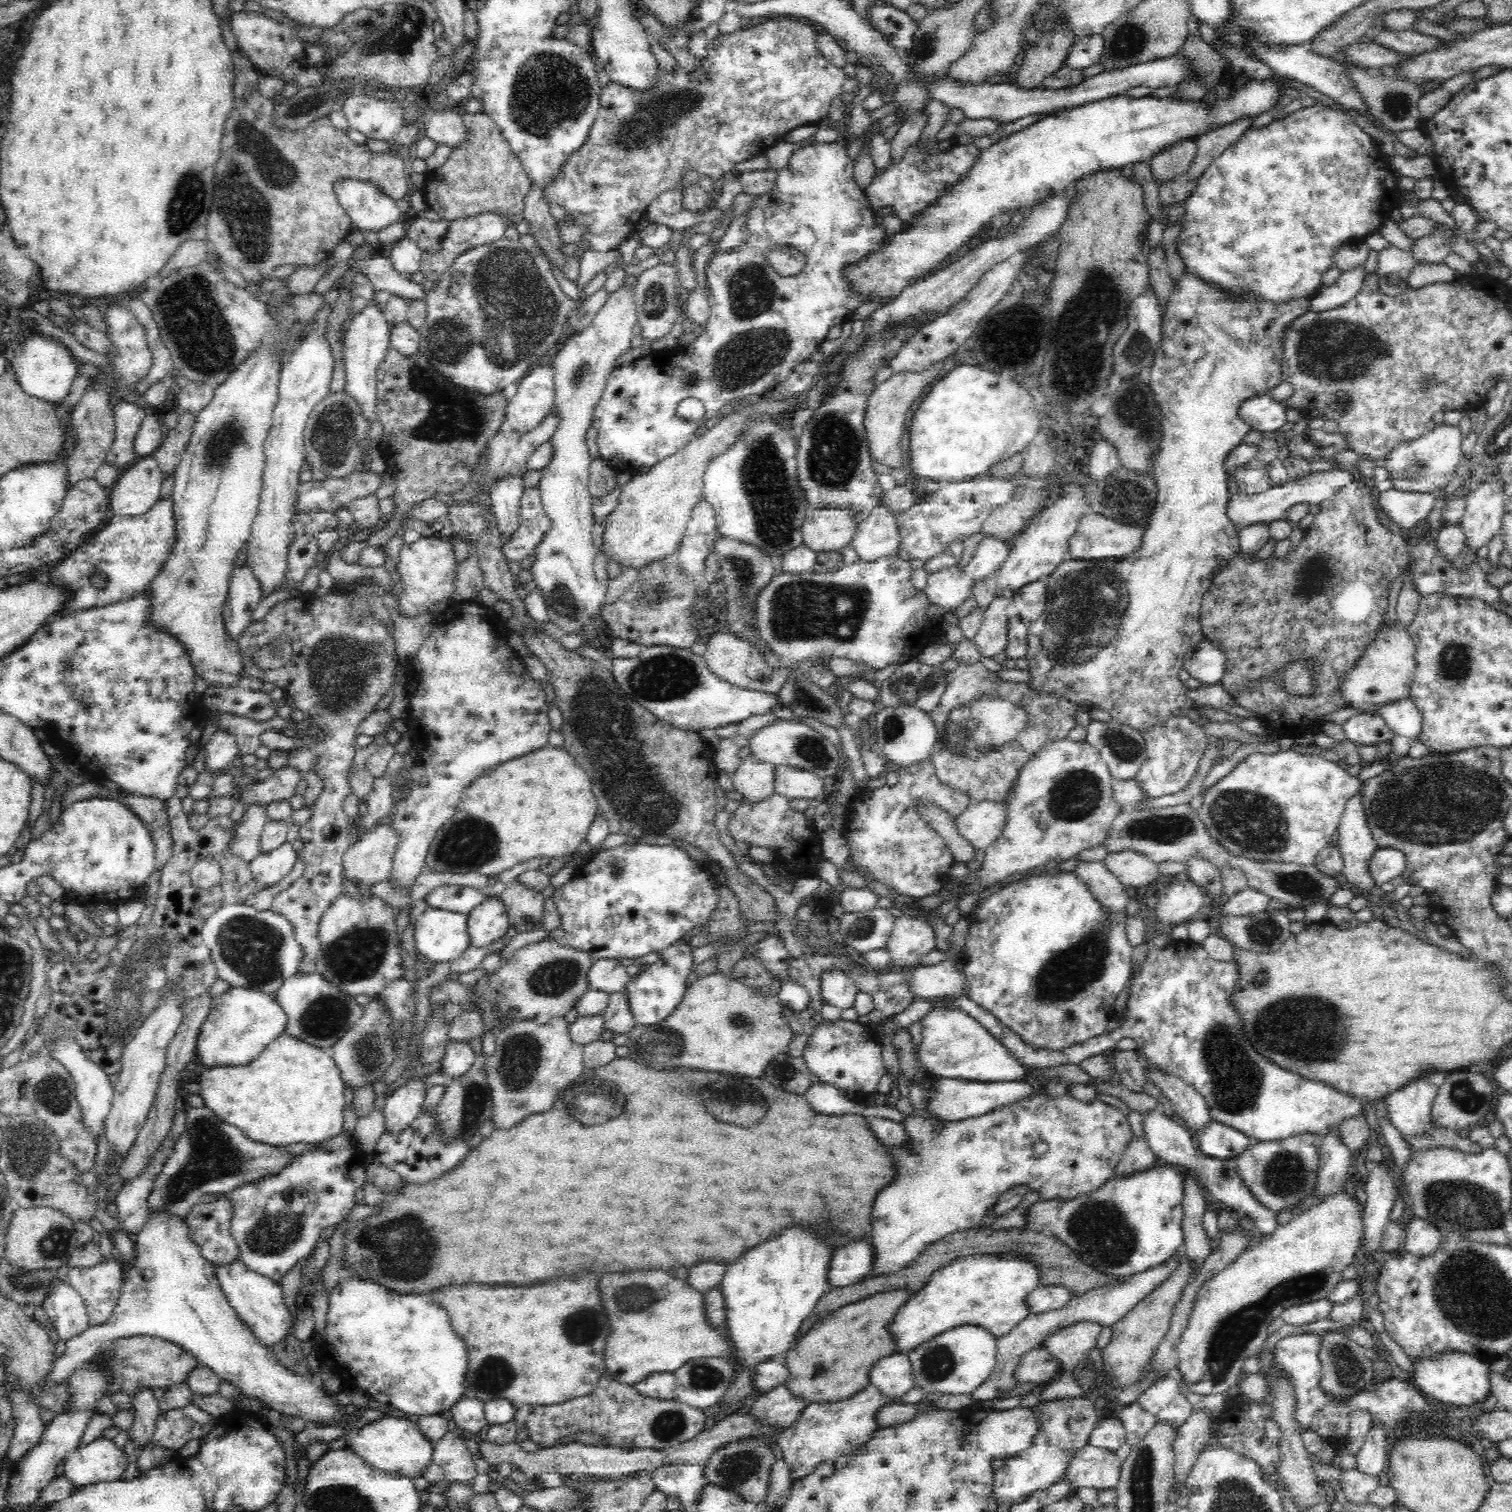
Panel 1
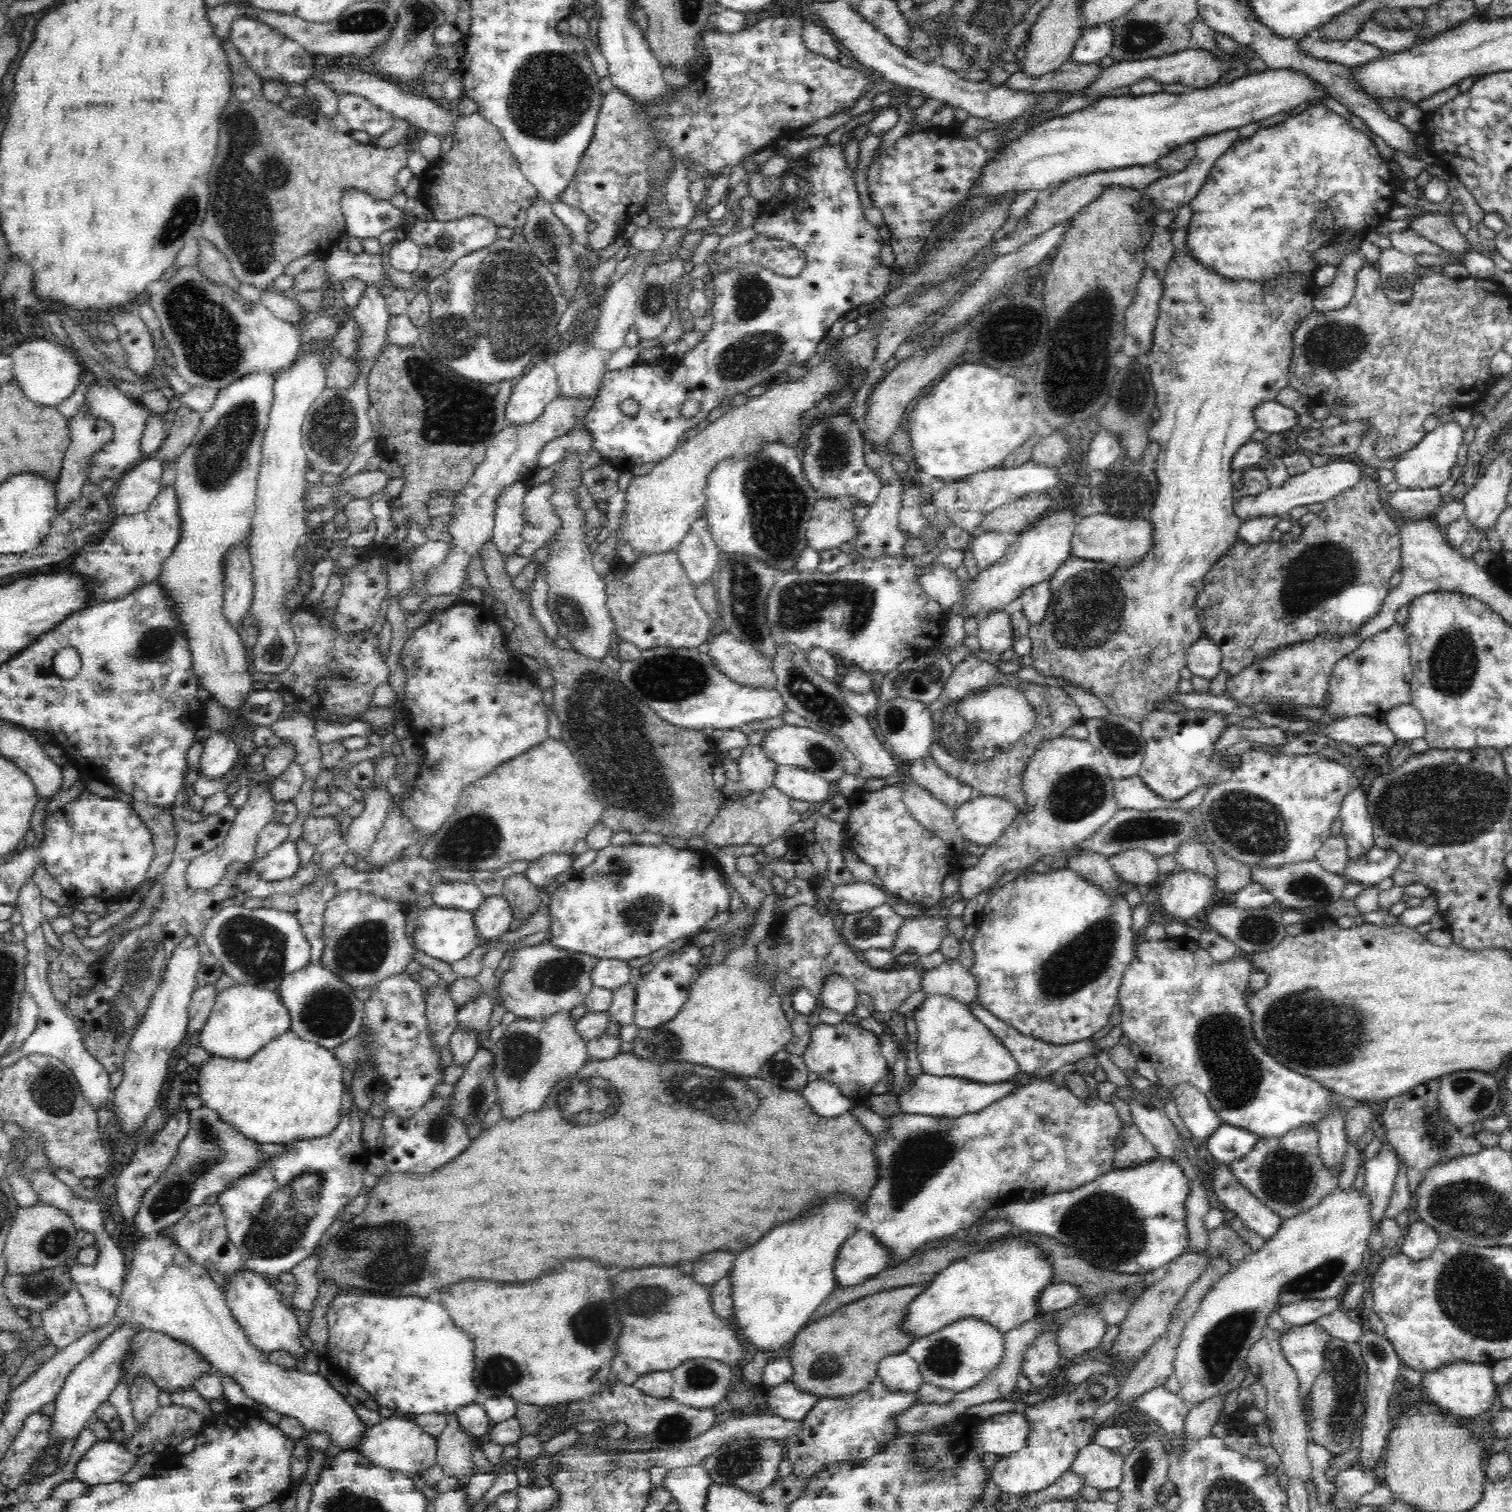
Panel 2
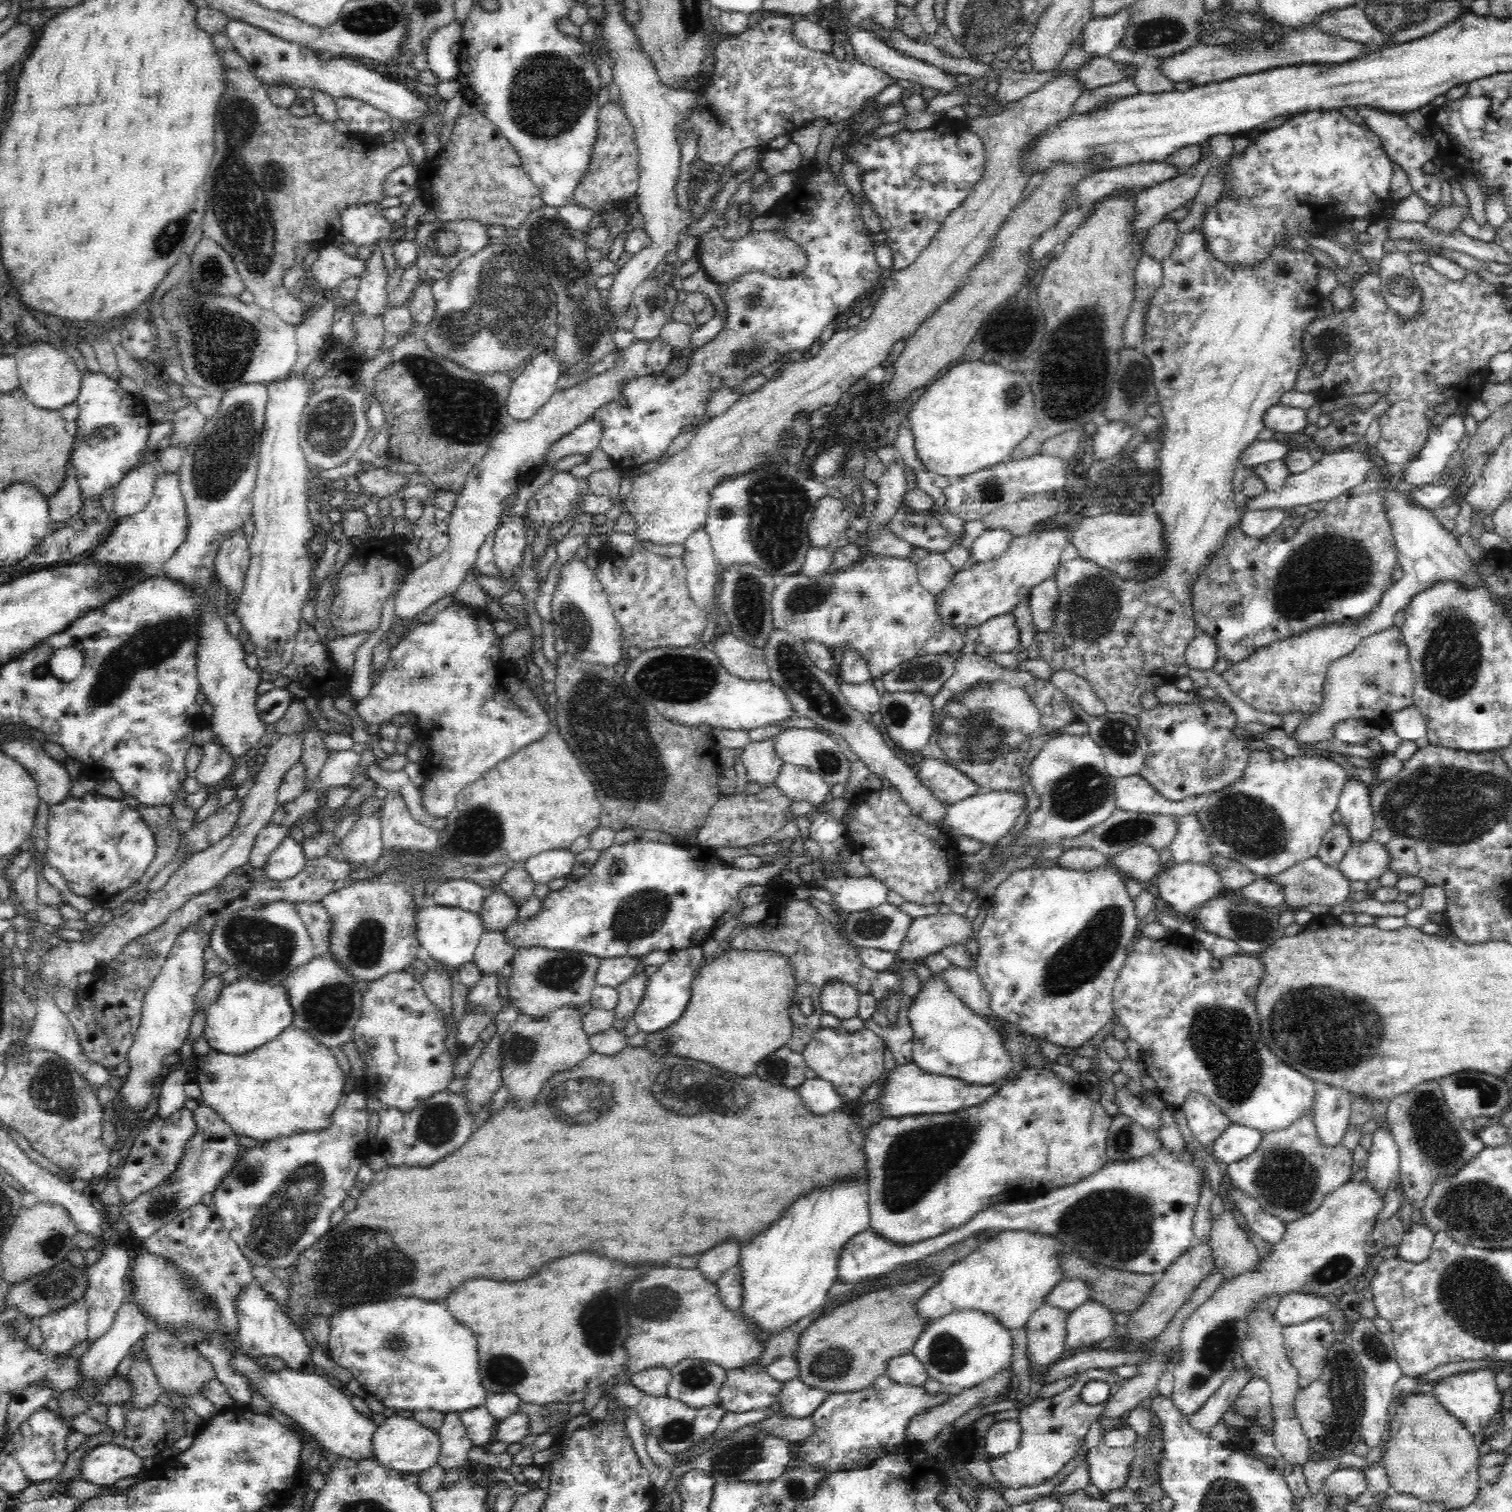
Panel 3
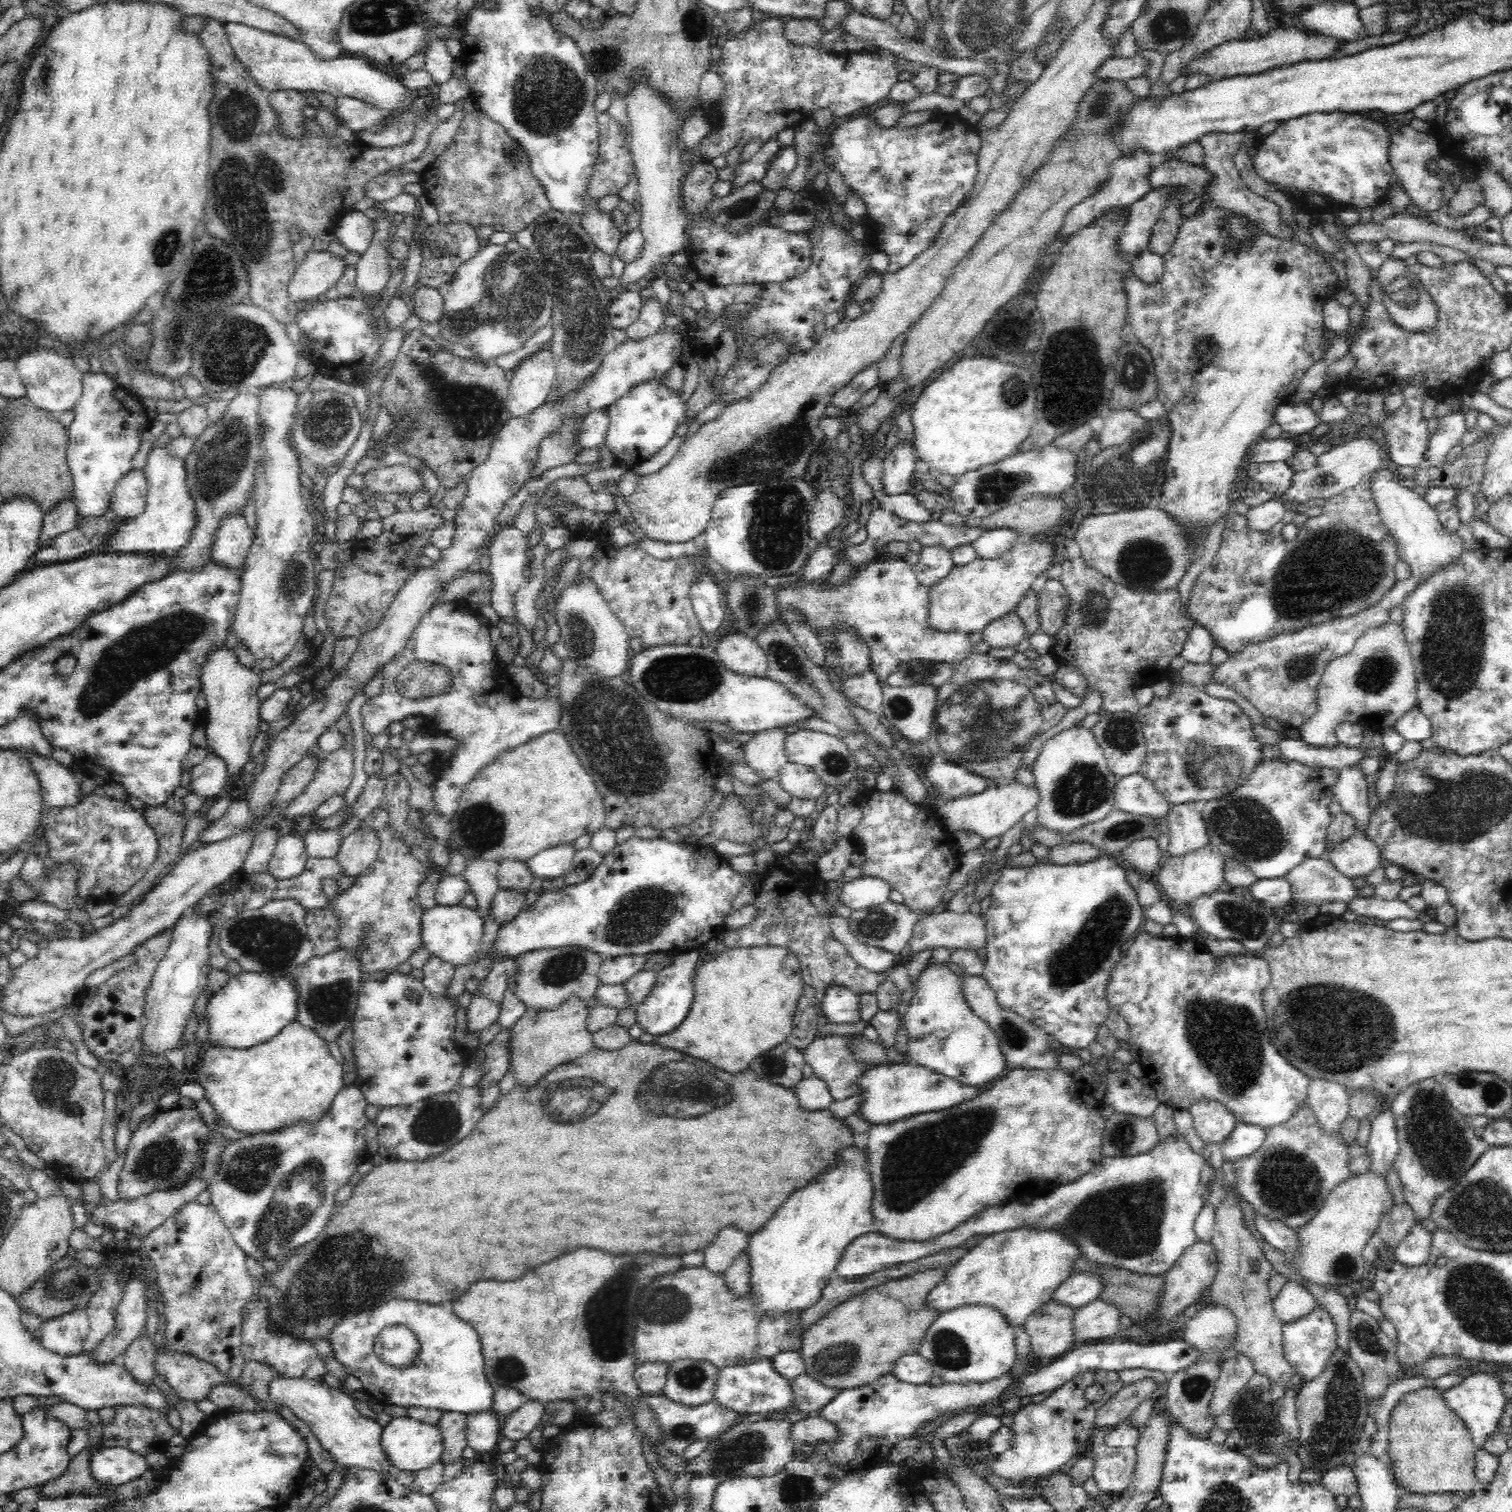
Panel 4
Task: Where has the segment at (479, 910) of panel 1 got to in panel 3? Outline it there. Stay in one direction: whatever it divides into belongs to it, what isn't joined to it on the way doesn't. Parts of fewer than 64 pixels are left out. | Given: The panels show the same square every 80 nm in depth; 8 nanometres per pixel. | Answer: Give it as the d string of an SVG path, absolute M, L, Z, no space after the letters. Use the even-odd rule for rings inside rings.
M498 889L486 895L478 916L480 916L484 931L504 932L512 921L516 920L518 910L516 902L504 891Z

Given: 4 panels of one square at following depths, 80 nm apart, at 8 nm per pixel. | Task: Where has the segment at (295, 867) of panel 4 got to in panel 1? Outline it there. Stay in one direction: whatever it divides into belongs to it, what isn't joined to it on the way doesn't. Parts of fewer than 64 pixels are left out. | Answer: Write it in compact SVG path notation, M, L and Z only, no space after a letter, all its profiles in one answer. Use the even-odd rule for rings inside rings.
M286 842L271 852L258 855L247 868L257 884L263 889L270 888L293 870L297 855L291 844Z

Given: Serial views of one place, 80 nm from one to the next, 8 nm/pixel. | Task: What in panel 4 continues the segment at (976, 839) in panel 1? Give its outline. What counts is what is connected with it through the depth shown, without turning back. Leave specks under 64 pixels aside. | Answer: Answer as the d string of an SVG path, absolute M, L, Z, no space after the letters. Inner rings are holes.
M1017 782L1007 785L989 786L972 796L963 796L947 803L939 804L936 816L938 823L947 831L965 831L982 837L984 841L1002 837L1005 832L1021 822L1025 814L1037 807L1039 793L1036 789L1024 787Z

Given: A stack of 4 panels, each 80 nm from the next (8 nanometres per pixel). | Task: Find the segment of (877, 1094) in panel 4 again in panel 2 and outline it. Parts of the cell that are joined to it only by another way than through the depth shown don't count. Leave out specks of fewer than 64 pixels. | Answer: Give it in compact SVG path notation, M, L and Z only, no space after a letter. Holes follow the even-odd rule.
M922 1074L914 1080L912 1086L904 1088L904 1094L900 1094L900 1110L908 1114L920 1114L933 1117L959 1117L964 1113L977 1113L988 1105L994 1104L1001 1097L1008 1096L1016 1089L1012 1081L995 1084L983 1084L971 1082L966 1079L951 1076L932 1076Z

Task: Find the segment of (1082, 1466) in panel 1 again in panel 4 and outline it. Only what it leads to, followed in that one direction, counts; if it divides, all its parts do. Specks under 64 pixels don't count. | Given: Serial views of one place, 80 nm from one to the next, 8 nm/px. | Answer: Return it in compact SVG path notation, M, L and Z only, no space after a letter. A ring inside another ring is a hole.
M1104 1443L1092 1446L1090 1454L1094 1459L1092 1478L1102 1496L1118 1496L1134 1480L1137 1461L1134 1446L1116 1448Z

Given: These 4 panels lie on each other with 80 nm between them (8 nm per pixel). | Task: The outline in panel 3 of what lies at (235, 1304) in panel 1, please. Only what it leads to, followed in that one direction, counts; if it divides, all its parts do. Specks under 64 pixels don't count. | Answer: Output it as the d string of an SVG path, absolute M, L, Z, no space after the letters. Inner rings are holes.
M255 1279L244 1292L237 1297L235 1314L239 1320L239 1344L250 1357L272 1356L282 1359L288 1370L306 1374L315 1373L317 1368L312 1362L311 1348L303 1338L300 1326L288 1317L280 1306L276 1305L273 1296L266 1292Z

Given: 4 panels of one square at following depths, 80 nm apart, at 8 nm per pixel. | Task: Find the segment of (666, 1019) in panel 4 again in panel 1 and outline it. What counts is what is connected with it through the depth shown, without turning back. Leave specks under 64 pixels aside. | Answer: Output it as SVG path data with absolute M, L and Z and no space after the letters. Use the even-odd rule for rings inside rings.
M674 942L659 953L660 956L656 962L628 980L624 992L628 997L628 1008L632 1013L635 1024L648 1026L664 1020L666 1016L670 1016L674 1012L676 1004L682 1000L684 990L688 987L687 978L694 965L692 951L693 949L687 942Z

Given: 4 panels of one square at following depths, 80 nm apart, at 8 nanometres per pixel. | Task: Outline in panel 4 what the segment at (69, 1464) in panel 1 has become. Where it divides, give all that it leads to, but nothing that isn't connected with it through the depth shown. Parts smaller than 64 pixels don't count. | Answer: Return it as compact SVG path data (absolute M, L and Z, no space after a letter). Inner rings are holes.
M101 1447L90 1456L90 1475L100 1484L126 1484L150 1469L144 1457L124 1447Z

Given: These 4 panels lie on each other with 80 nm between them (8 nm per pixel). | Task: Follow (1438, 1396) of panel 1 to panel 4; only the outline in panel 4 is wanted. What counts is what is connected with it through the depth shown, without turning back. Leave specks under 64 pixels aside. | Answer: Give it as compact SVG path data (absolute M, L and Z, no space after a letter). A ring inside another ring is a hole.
M1476 1373L1441 1392L1443 1399L1447 1401L1448 1408L1452 1409L1456 1416L1464 1422L1476 1448L1480 1450L1483 1443L1497 1431L1497 1425L1502 1412L1508 1409L1506 1397L1502 1393L1502 1385L1496 1376L1488 1373Z

